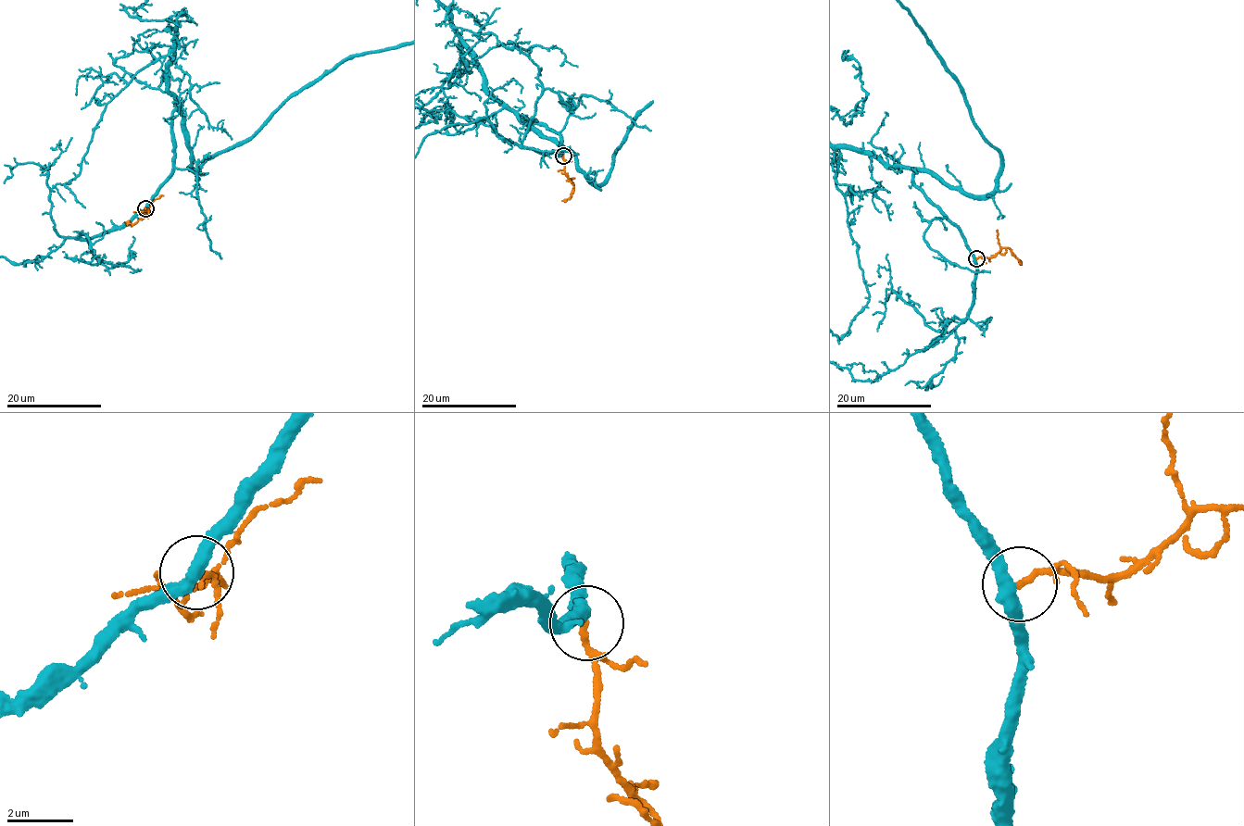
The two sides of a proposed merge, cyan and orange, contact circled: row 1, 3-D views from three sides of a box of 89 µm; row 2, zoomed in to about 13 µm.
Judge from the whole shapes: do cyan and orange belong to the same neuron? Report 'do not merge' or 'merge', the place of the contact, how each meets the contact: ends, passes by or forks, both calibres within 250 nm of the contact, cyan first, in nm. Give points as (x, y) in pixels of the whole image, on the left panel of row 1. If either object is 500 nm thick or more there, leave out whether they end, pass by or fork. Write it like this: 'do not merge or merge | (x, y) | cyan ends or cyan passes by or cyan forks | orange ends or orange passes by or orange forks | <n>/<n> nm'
merge | (145, 208) | cyan passes by | orange ends | 380/180 nm

